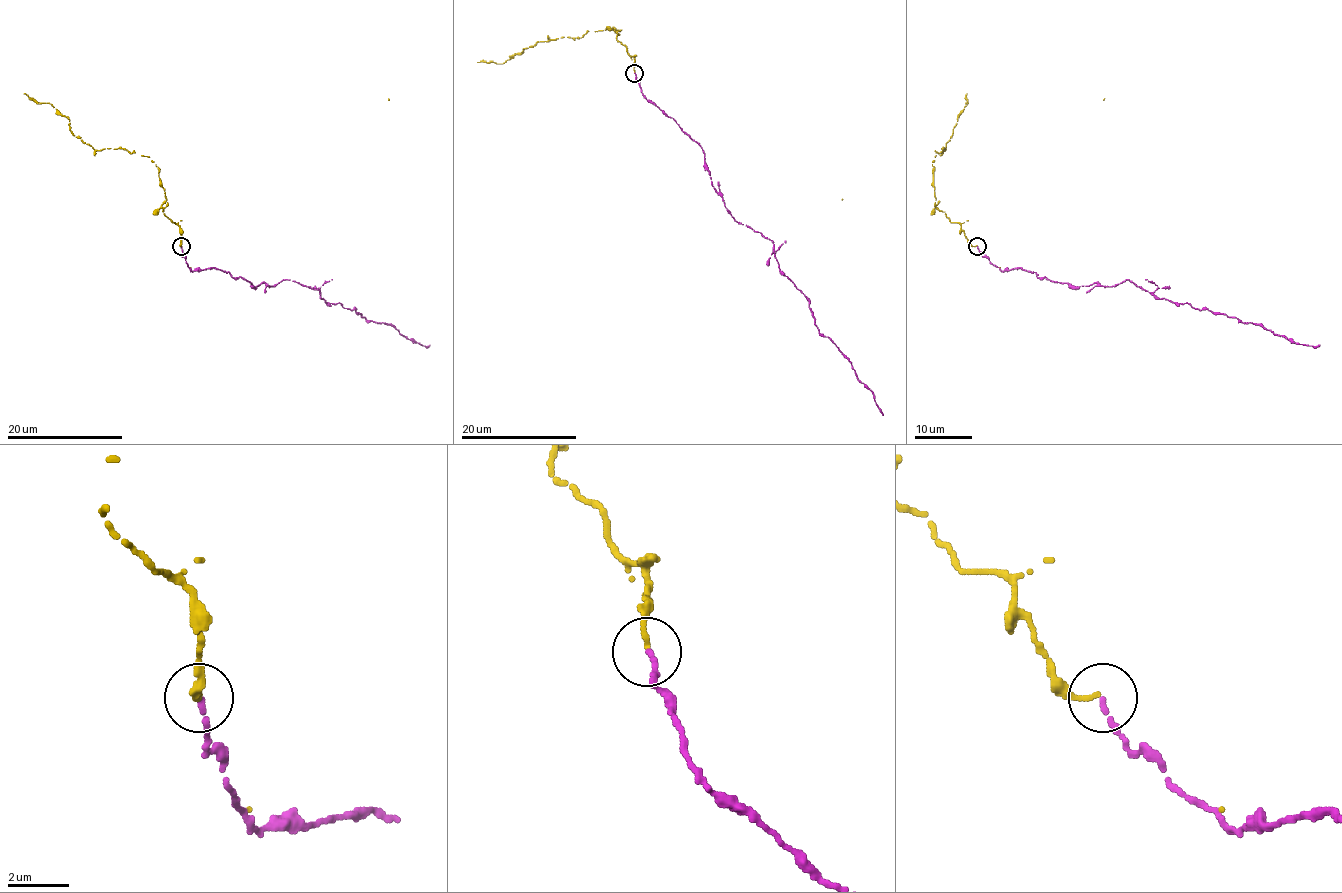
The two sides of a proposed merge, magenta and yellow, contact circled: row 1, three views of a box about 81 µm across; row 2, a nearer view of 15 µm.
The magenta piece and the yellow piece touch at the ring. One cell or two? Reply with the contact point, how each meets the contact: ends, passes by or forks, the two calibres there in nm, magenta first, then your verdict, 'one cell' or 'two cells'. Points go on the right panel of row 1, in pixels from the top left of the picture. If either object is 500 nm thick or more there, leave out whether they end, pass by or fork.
(977, 246) | magenta ends | yellow ends | 180/150 nm | one cell

